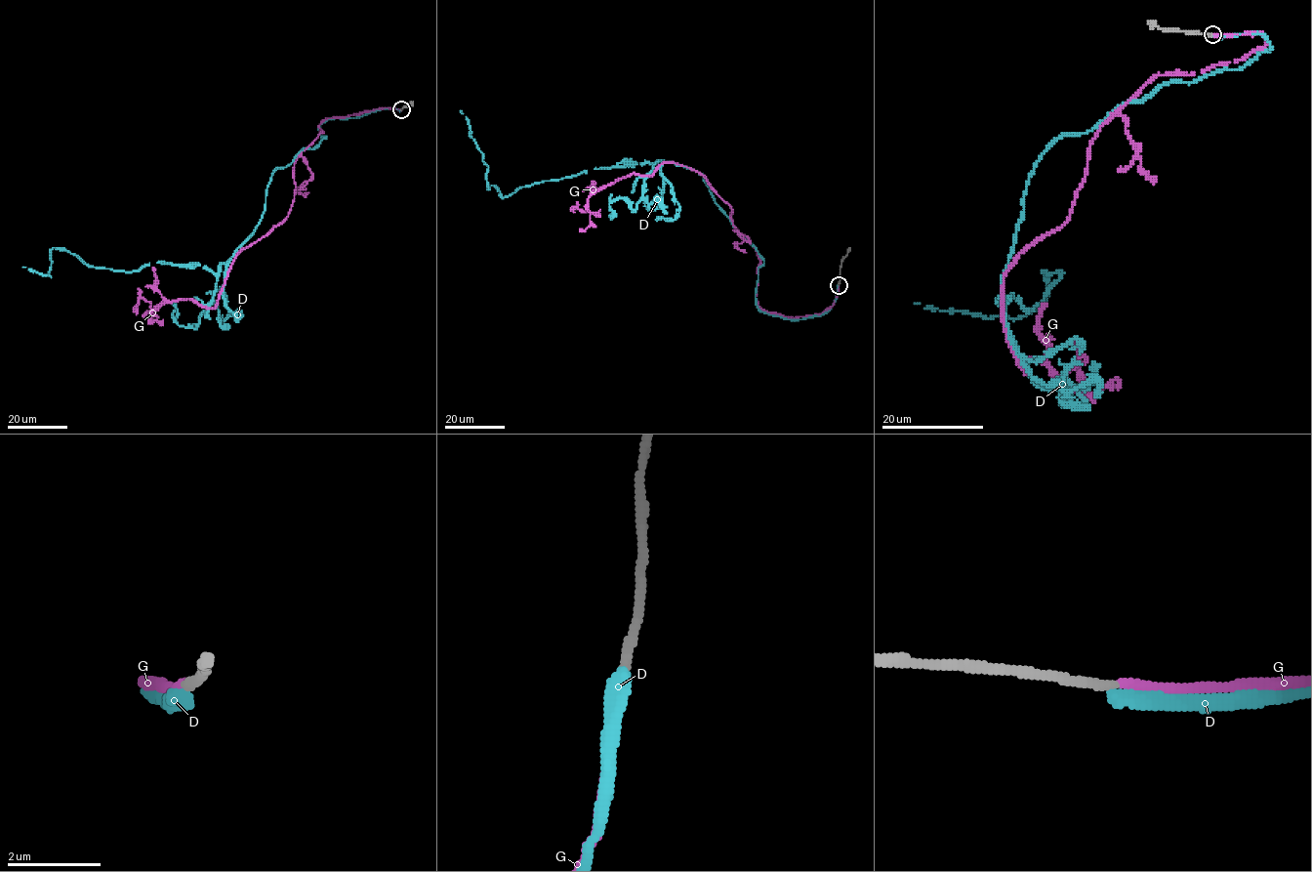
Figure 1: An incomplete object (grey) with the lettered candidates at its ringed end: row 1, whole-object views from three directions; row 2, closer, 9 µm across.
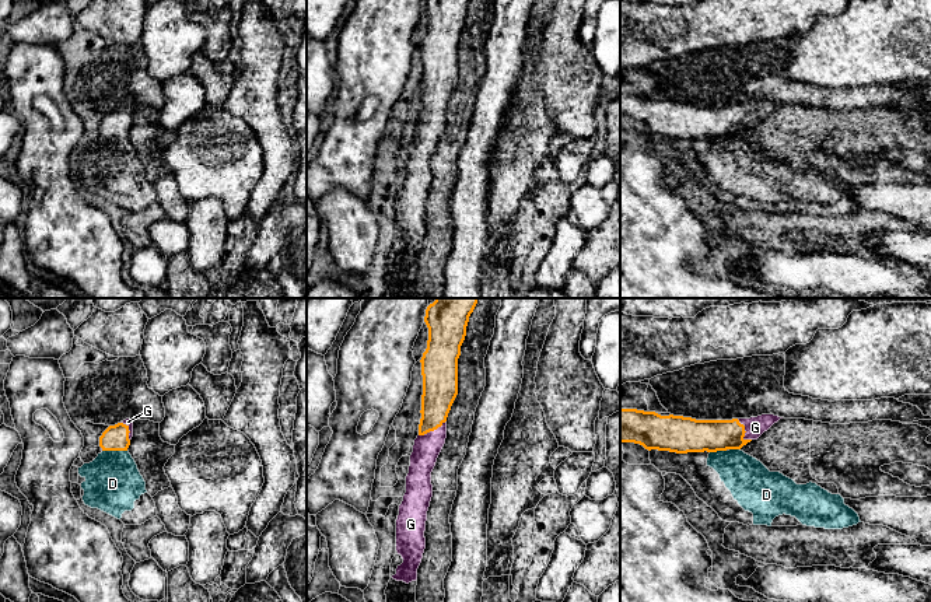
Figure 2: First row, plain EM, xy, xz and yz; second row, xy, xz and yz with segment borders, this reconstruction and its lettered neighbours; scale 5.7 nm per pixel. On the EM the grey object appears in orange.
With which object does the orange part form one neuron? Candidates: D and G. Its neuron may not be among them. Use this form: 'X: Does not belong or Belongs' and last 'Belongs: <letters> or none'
D: Does not belong
G: Belongs
Belongs: G

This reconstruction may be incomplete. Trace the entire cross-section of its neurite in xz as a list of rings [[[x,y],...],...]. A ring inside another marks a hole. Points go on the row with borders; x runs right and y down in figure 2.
[[[435,298],[426,309],[424,322],[428,328],[427,349],[420,360],[423,375],[421,419],[419,435],[414,440],[410,455],[409,473],[406,476],[406,493],[399,505],[396,519],[396,552],[403,563],[398,566],[396,581],[406,584],[417,580],[417,568],[426,549],[426,521],[430,501],[433,497],[431,472],[447,438],[447,417],[458,395],[458,358],[461,346],[466,336],[469,316],[479,298]]]

